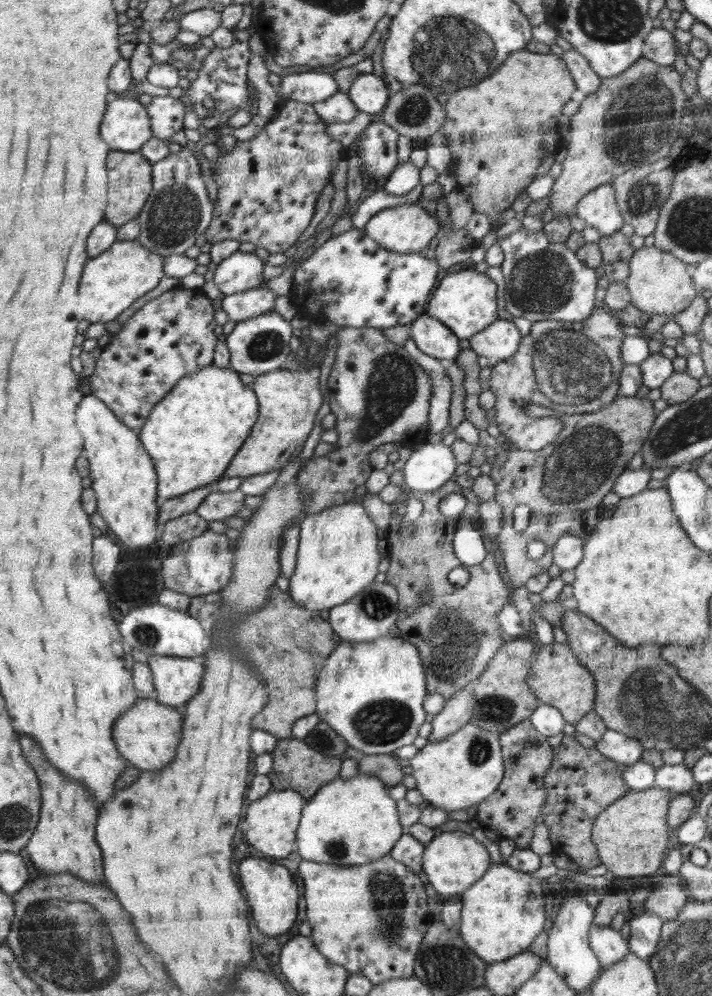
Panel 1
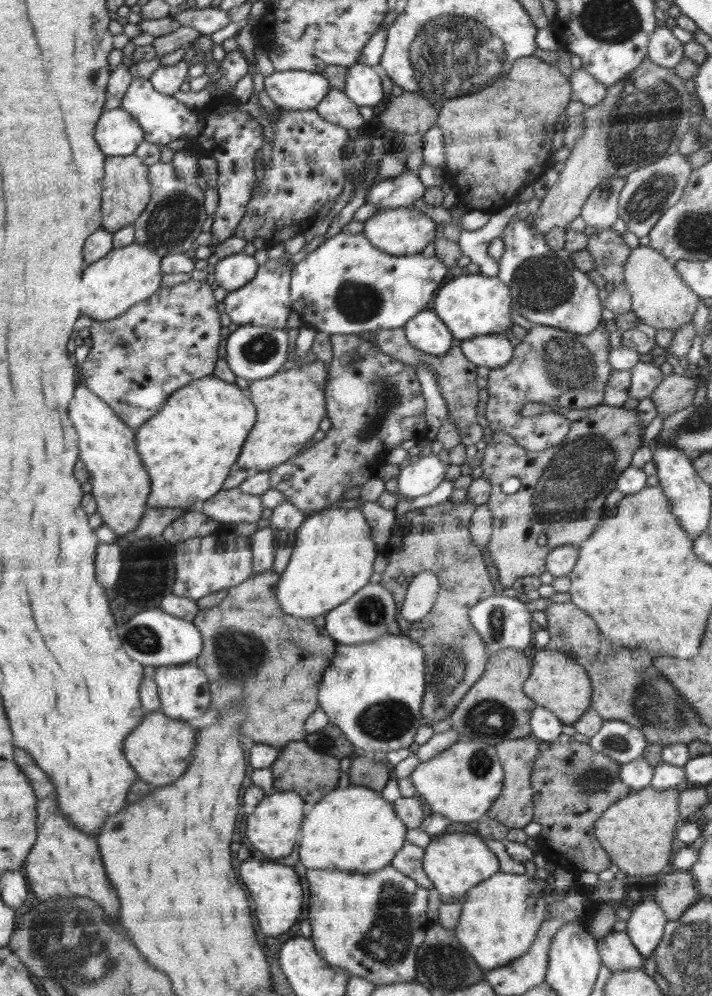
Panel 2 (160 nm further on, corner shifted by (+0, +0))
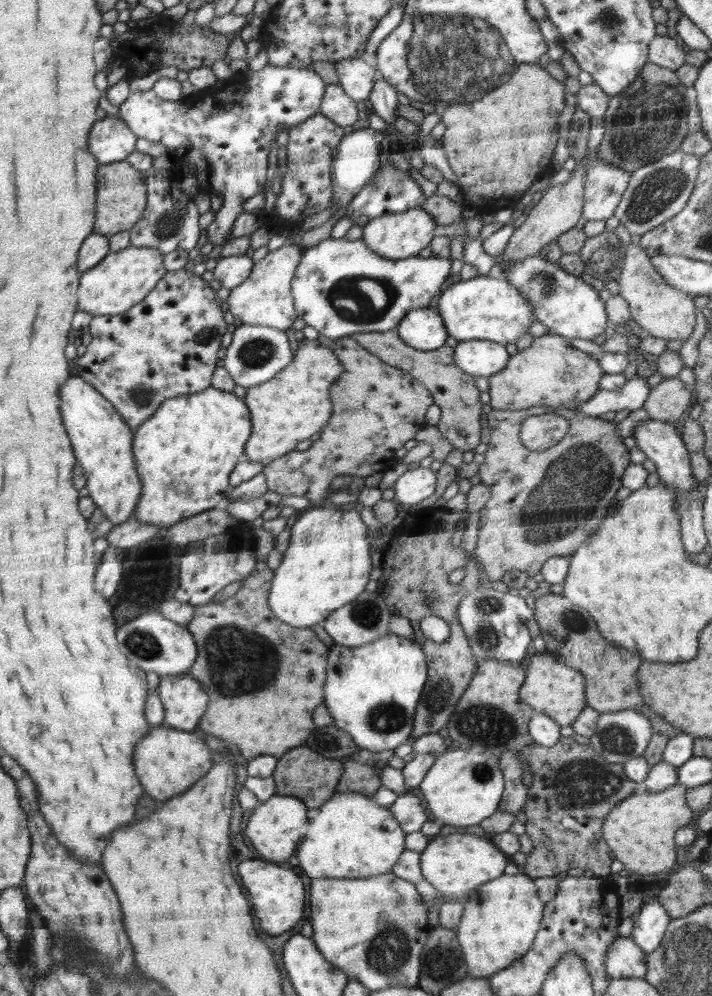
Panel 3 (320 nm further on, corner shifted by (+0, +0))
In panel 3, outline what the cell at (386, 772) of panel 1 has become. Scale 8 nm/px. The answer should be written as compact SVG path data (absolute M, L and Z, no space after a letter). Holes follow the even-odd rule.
M348 761L345 771L335 790L337 794L358 792L364 796L373 797L381 787L379 774L374 771L373 763Z

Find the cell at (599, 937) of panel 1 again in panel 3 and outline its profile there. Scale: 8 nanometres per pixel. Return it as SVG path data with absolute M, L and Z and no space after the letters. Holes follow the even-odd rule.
M619 936L610 944L606 955L605 969L612 979L645 978L646 953L635 944L632 937Z

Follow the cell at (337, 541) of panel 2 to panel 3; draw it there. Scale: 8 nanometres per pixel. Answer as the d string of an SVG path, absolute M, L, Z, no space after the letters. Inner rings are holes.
M322 506L308 507L292 526L288 548L283 552L280 565L274 570L275 578L271 582L268 603L276 618L292 626L310 627L327 621L335 610L342 609L364 592L373 568L368 531L369 528L362 522L360 513L355 509L344 511L340 507L335 509Z

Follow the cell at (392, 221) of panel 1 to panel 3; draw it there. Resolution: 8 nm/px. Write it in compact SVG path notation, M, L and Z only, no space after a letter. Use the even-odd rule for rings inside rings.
M420 207L405 210L404 212L390 213L373 218L363 226L362 240L372 252L384 258L396 260L418 255L423 248L428 248L434 238L436 222L433 216Z

